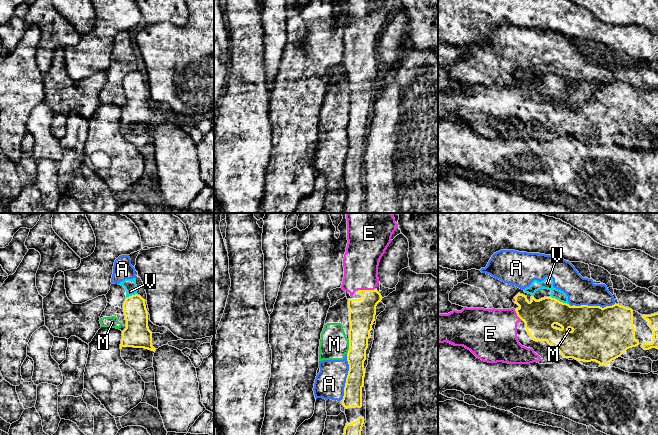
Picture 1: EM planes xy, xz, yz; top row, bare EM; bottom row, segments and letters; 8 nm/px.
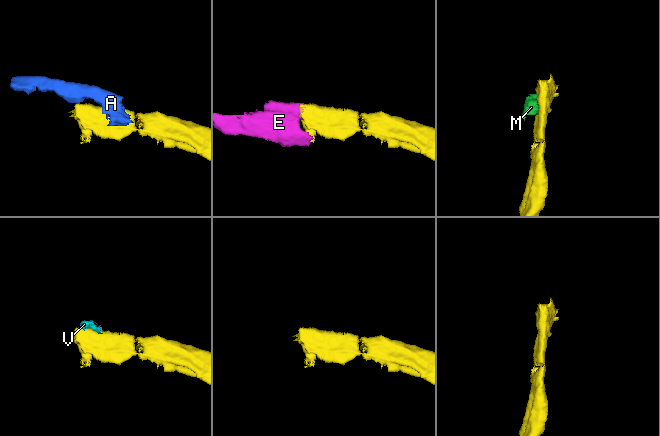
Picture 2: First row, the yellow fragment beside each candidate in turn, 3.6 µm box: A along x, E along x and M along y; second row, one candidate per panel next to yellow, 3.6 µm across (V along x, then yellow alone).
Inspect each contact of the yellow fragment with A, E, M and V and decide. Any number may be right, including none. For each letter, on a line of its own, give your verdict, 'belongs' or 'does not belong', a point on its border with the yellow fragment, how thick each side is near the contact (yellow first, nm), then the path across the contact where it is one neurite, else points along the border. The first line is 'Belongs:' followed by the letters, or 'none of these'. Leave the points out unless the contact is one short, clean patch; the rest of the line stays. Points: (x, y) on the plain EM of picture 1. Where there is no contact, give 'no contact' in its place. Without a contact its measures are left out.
Belongs: E
A: does not belong; meets yellow in xz at (347, 153); 150 nm thick on the yellow side, 240 nm on the other
E: belongs; meets yellow in xz at (364, 66); 220 nm thick on the yellow side, 280 nm on the other
M: does not belong; meets yellow in xz at (349, 122); 200 nm thick on the yellow side, 220 nm on the other; border along xz (349, 115), (349, 125), (346, 129)
V: does not belong; meets yellow in yz at (559, 77); 260 nm thick on the yellow side, 90 nm on the other; border along yz (551, 72), (568, 80)

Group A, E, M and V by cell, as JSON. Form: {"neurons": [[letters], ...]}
{"neurons": [["A", "M", "V"], ["E"]]}

